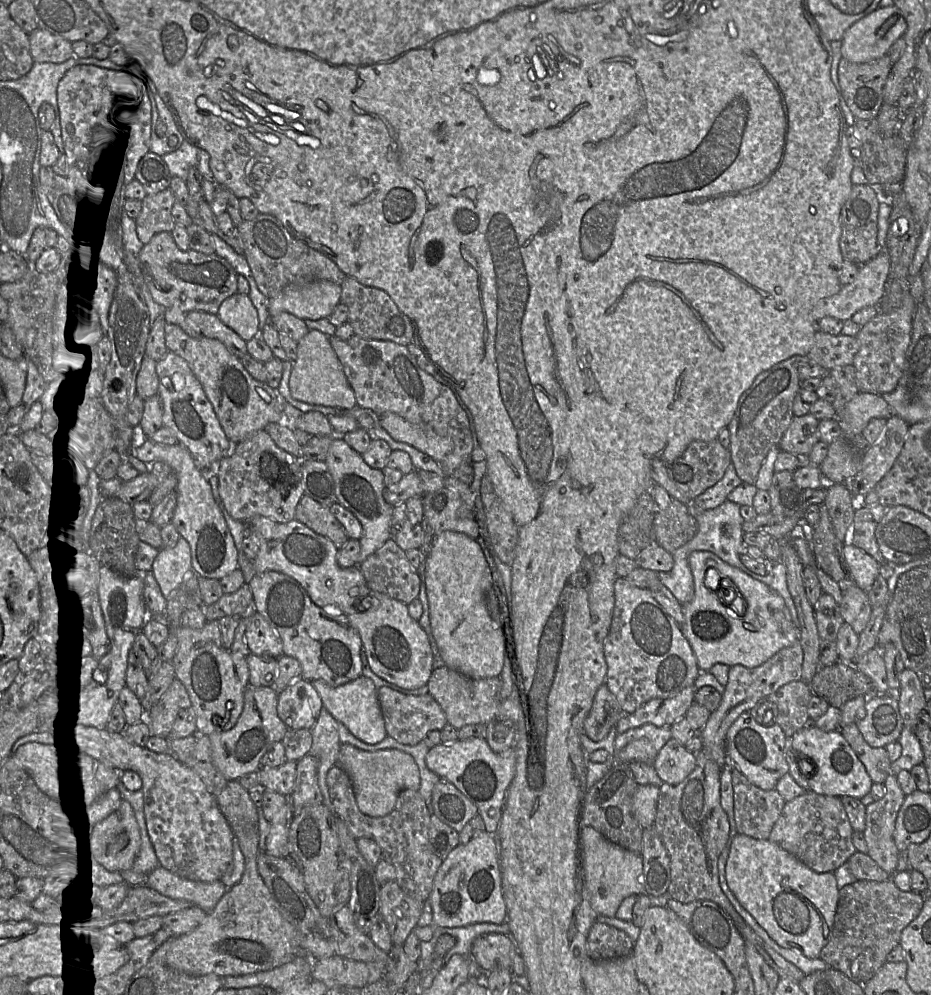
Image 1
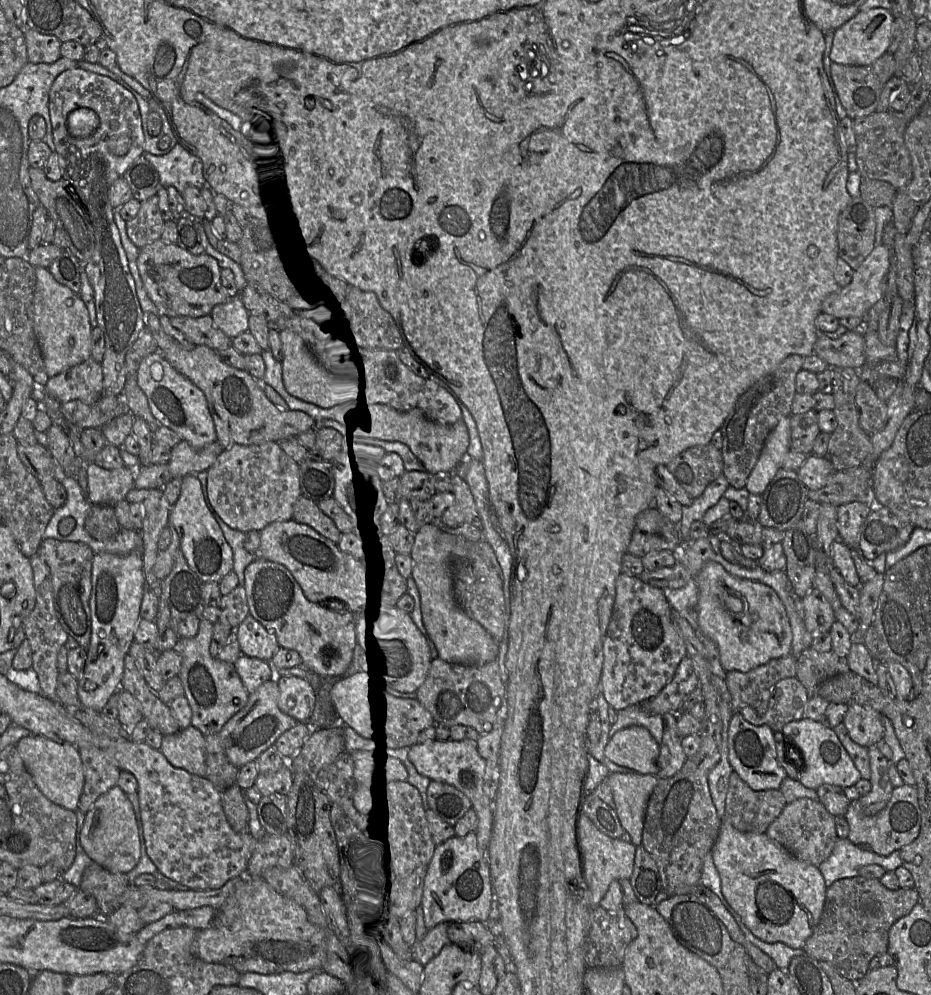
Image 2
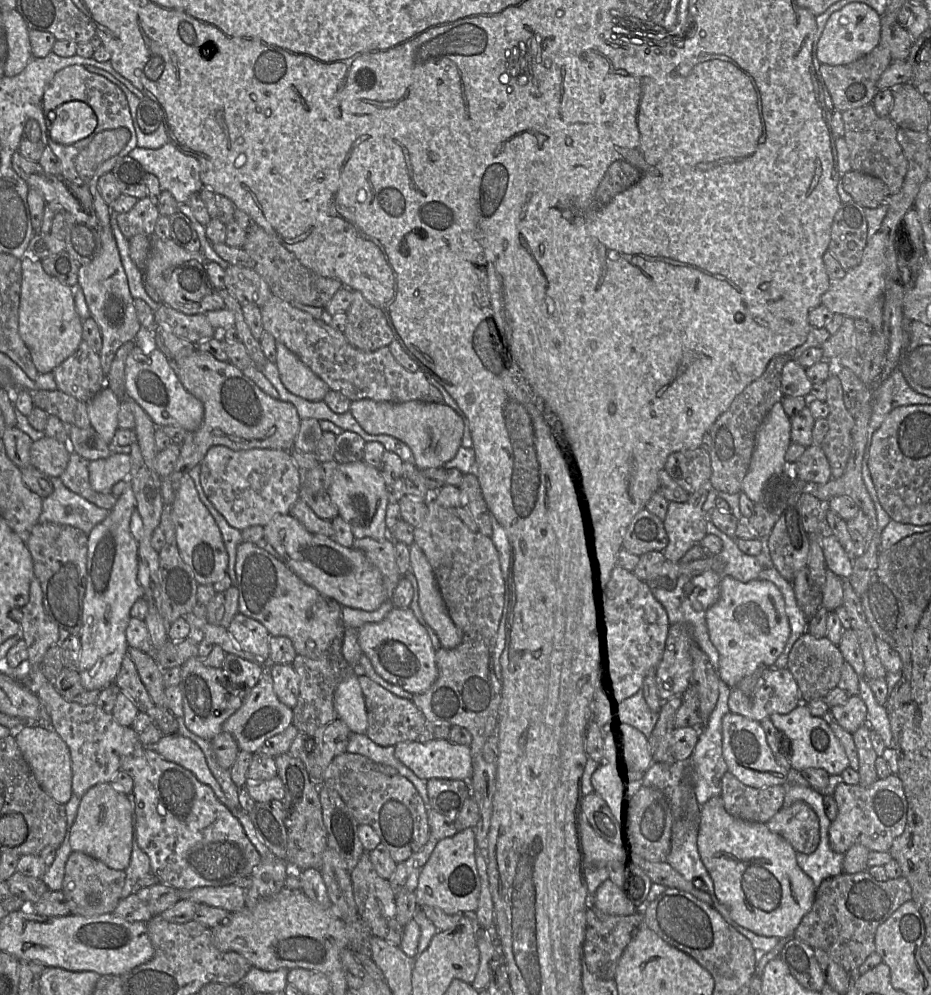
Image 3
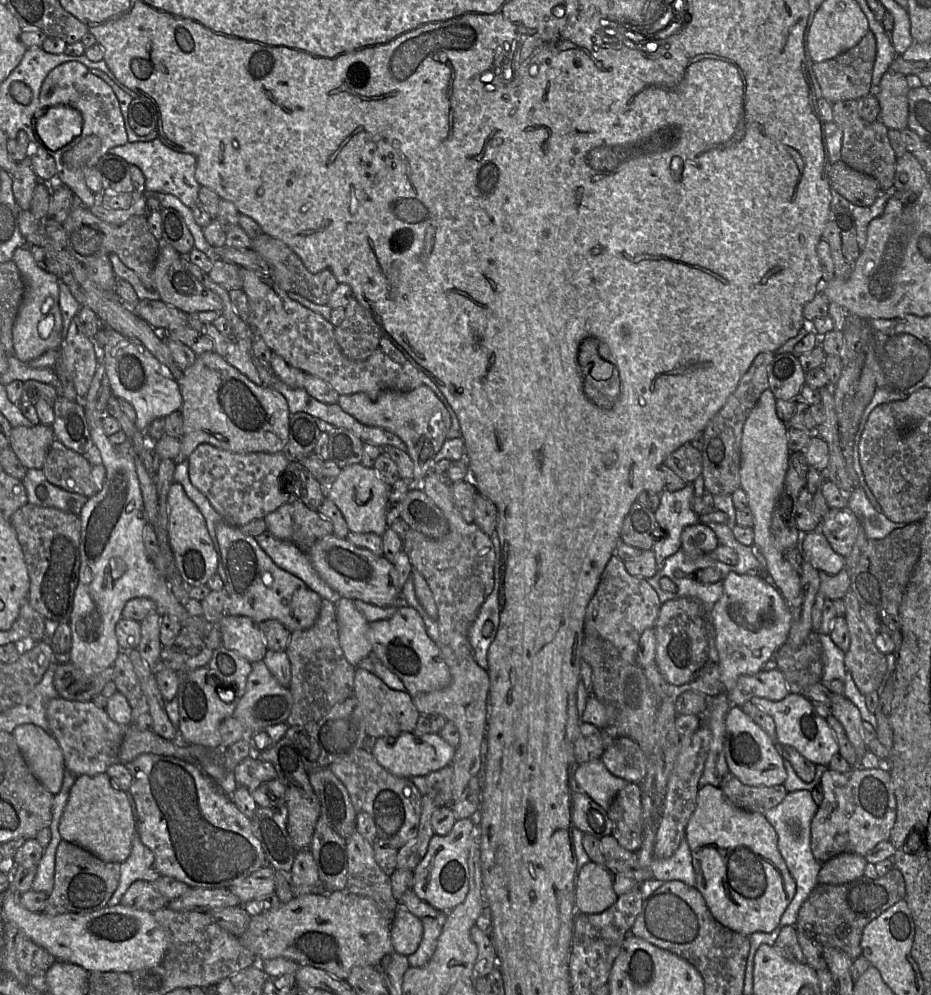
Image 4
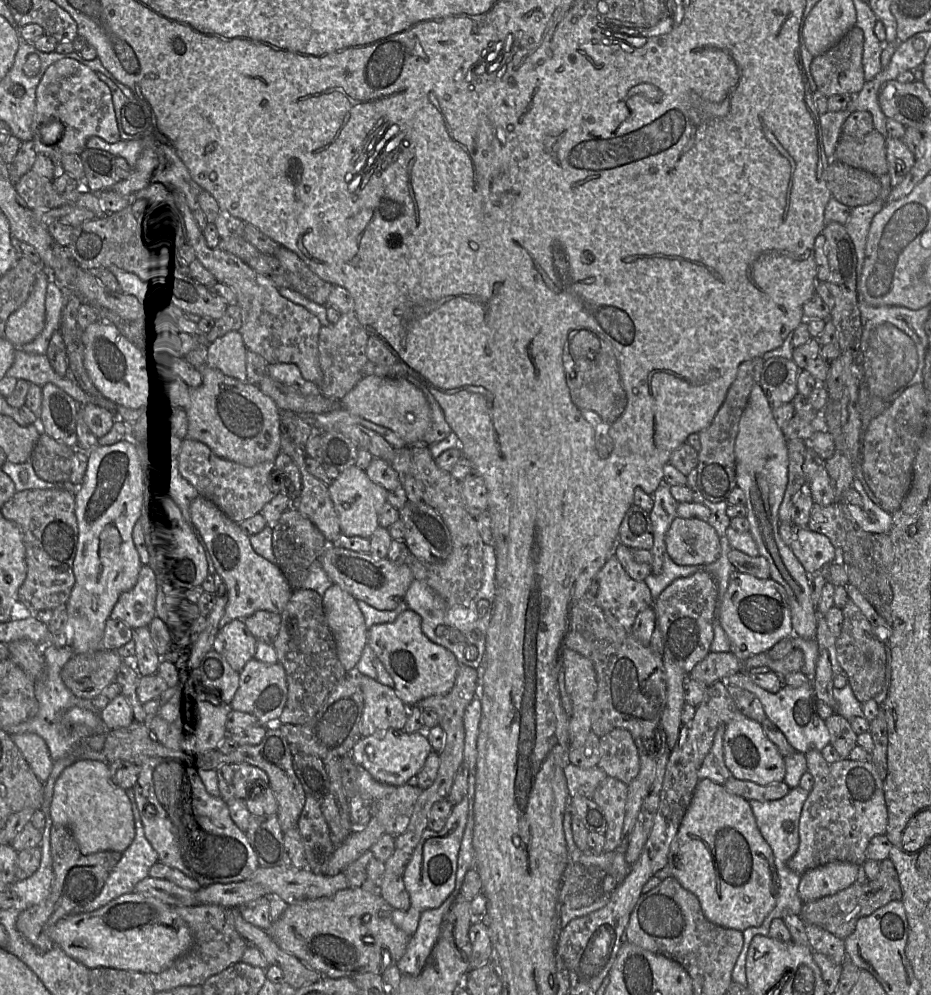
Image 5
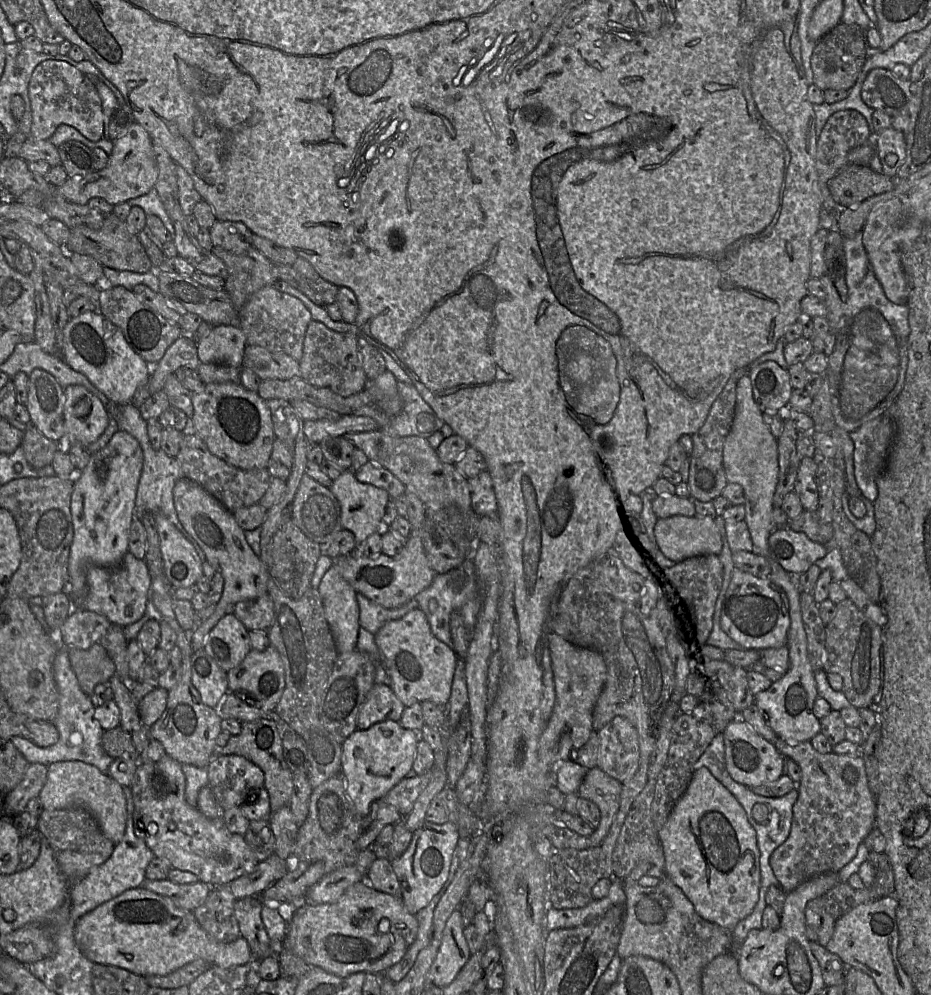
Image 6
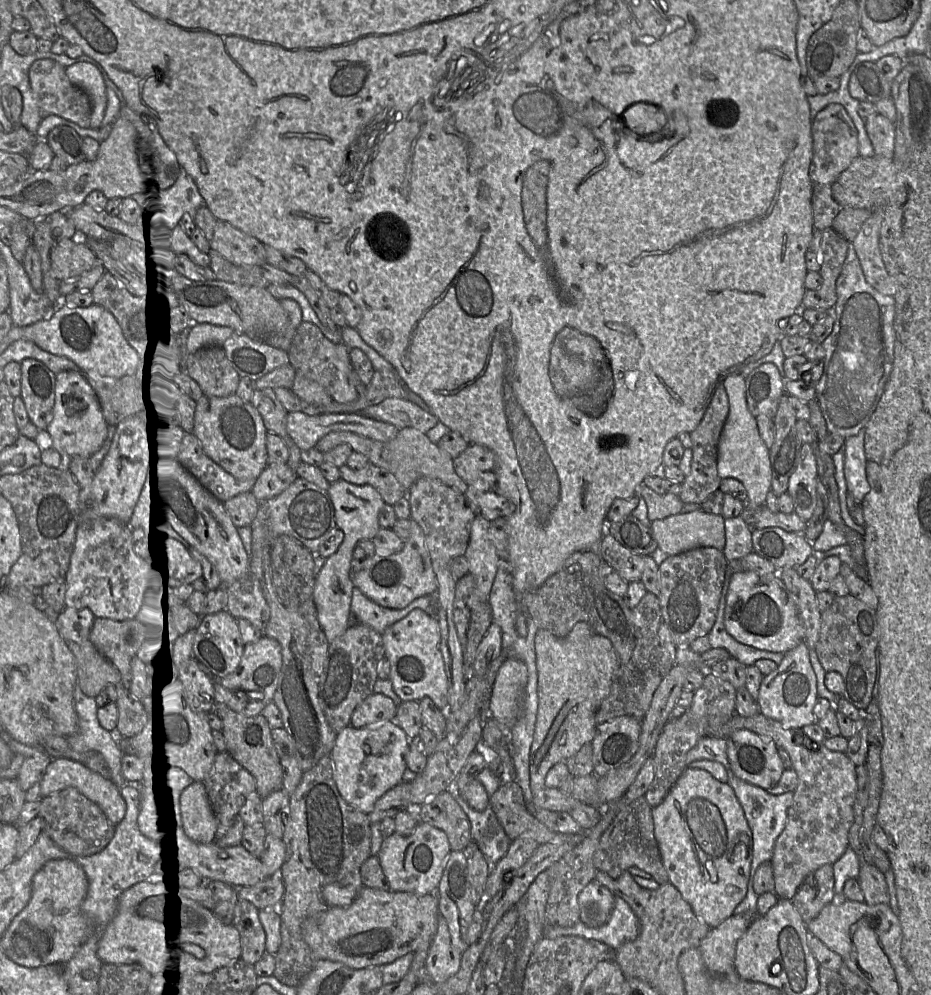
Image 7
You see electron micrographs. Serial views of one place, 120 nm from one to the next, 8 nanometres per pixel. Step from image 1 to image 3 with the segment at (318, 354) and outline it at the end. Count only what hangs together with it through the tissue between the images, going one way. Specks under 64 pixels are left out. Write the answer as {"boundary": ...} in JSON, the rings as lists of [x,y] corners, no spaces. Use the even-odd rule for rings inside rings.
{"boundary":[[[276,341],[276,366],[285,388],[309,401],[322,401],[329,386],[283,343]]]}

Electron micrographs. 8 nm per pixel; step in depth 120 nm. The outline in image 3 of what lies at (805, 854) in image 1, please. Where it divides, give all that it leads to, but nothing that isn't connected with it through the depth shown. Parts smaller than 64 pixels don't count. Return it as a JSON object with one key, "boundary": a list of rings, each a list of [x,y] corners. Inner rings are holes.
{"boundary":[[[799,801],[781,808],[766,825],[770,831],[783,837],[798,853],[812,854],[819,845],[819,819],[805,802]]]}

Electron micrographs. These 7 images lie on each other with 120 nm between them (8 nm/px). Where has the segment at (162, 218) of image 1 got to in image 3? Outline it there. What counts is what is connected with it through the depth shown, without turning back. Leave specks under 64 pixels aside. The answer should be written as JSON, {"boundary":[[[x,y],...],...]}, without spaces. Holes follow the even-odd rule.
{"boundary":[[[147,196],[138,199],[128,212],[118,213],[116,221],[121,232],[128,240],[140,234],[153,236],[155,224],[160,215],[156,200]]]}

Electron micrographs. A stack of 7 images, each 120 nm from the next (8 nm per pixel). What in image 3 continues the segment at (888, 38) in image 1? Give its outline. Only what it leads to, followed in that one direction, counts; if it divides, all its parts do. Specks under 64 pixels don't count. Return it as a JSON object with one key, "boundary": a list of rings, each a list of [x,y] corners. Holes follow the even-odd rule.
{"boundary":[[[851,2],[832,13],[817,44],[816,56],[821,64],[845,65],[871,52],[881,42],[881,15],[861,2]]]}

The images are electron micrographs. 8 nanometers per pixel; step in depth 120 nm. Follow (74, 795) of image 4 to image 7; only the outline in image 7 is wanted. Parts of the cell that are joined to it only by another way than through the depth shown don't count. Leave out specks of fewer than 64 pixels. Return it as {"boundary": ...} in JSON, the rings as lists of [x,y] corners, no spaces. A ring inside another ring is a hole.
{"boundary":[[[68,758],[52,759],[40,781],[40,786],[43,797],[67,787],[76,788],[85,797],[96,803],[115,826],[123,820],[126,814],[126,803],[120,794],[119,788],[110,779],[105,779],[83,764]]]}

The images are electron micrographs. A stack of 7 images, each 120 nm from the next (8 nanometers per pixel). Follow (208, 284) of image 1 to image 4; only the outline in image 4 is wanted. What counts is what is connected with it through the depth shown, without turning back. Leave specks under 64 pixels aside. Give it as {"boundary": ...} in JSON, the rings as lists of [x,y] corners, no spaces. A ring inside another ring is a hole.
{"boundary":[[[160,243],[160,249],[154,265],[153,278],[155,290],[159,293],[161,301],[178,310],[181,310],[187,315],[195,315],[199,312],[205,311],[216,311],[222,313],[223,303],[220,297],[216,293],[205,288],[198,281],[192,272],[183,264],[182,256],[187,257],[187,255],[181,255],[171,245],[167,243]]]}

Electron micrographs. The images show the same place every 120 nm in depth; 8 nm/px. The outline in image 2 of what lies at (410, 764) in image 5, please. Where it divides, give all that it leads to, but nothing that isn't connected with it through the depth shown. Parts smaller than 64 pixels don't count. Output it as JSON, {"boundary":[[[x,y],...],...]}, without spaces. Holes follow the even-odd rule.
{"boundary":[[[435,739],[416,743],[409,748],[408,758],[419,774],[434,781],[450,784],[469,798],[479,819],[478,827],[474,832],[478,847],[487,852],[494,823],[494,802],[484,792],[486,762],[477,750],[477,742],[471,739],[462,741]]]}

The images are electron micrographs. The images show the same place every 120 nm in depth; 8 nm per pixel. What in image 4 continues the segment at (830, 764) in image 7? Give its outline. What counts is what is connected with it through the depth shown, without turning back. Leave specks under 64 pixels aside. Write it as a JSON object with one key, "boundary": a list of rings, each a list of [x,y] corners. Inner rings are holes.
{"boundary":[[[881,763],[876,769],[852,767],[845,773],[828,768],[819,785],[824,797],[811,821],[810,838],[811,851],[818,862],[825,863],[844,853],[865,856],[878,843],[889,840],[896,819],[896,801],[885,765]]]}

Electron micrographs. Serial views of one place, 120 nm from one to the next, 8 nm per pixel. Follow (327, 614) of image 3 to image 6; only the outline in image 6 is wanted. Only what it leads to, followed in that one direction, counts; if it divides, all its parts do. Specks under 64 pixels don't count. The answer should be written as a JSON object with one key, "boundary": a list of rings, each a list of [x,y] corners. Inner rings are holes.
{"boundary":[[[182,477],[174,486],[173,501],[183,527],[199,544],[211,566],[224,578],[222,597],[216,605],[215,612],[191,633],[192,648],[194,651],[198,651],[202,649],[205,638],[211,629],[223,616],[233,612],[233,608],[238,602],[256,599],[267,594],[267,583],[270,576],[267,567],[248,545],[245,531],[237,524],[233,513],[203,487]]]}

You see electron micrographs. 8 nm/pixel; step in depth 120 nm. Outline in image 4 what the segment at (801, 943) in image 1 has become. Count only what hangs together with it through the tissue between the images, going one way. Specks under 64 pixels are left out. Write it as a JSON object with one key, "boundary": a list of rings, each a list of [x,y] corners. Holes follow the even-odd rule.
{"boundary":[[[705,785],[698,790],[696,809],[686,826],[684,838],[687,840],[691,851],[692,866],[695,873],[695,888],[701,893],[712,916],[720,924],[746,936],[749,936],[754,932],[769,933],[777,927],[781,927],[779,926],[781,916],[795,895],[796,884],[779,852],[777,833],[764,815],[758,812],[748,812],[737,808],[725,798],[719,787]]]}

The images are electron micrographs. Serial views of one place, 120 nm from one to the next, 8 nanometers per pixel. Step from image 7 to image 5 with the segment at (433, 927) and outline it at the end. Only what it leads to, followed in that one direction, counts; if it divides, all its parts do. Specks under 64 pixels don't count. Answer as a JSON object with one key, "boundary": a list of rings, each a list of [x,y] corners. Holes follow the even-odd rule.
{"boundary":[[[347,888],[332,896],[289,905],[265,932],[285,952],[323,976],[338,979],[361,973],[382,975],[404,956],[410,936],[392,920],[392,908],[381,895]]]}

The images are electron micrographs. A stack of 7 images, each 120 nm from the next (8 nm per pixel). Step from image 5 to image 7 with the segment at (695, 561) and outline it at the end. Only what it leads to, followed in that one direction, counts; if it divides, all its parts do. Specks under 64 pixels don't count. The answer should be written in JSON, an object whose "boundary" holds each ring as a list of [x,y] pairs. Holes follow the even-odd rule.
{"boundary":[[[703,510],[680,512],[651,522],[658,547],[667,555],[677,555],[698,547],[723,551],[726,543],[724,517]]]}

